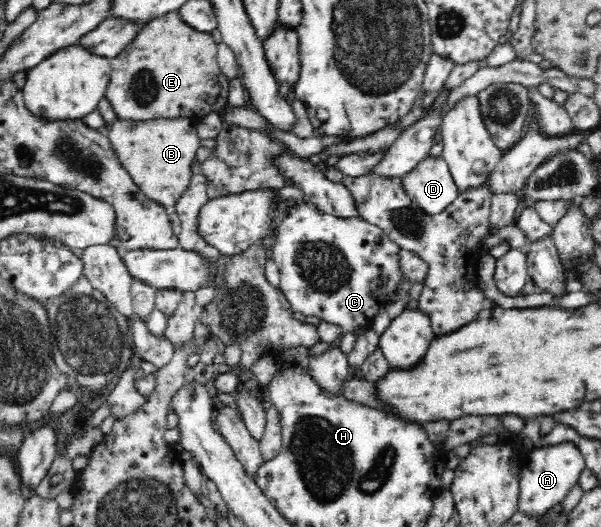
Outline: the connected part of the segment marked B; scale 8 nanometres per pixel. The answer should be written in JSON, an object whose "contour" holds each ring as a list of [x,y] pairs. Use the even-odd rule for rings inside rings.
{"contour":[[[117,115],[105,125],[105,132],[124,169],[146,196],[172,209],[193,176],[191,166],[200,147],[201,139],[191,119],[159,117],[136,121]]]}

